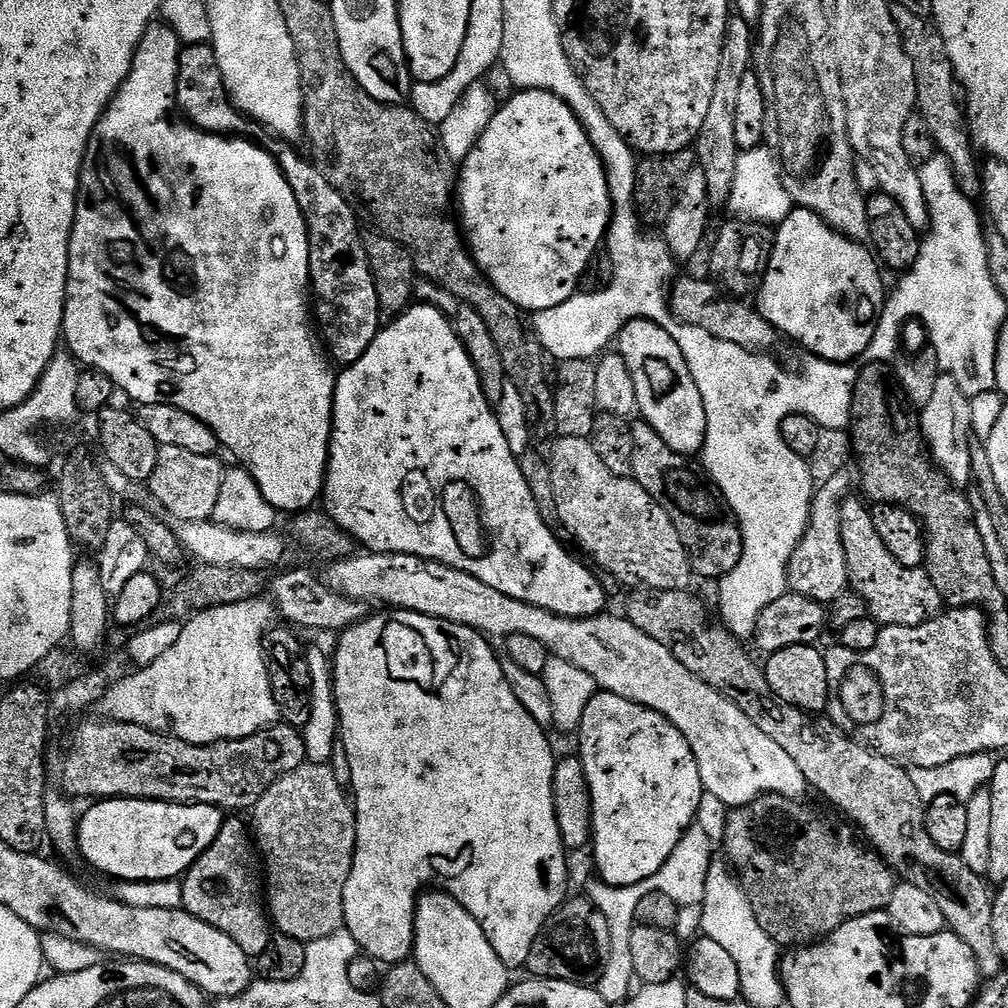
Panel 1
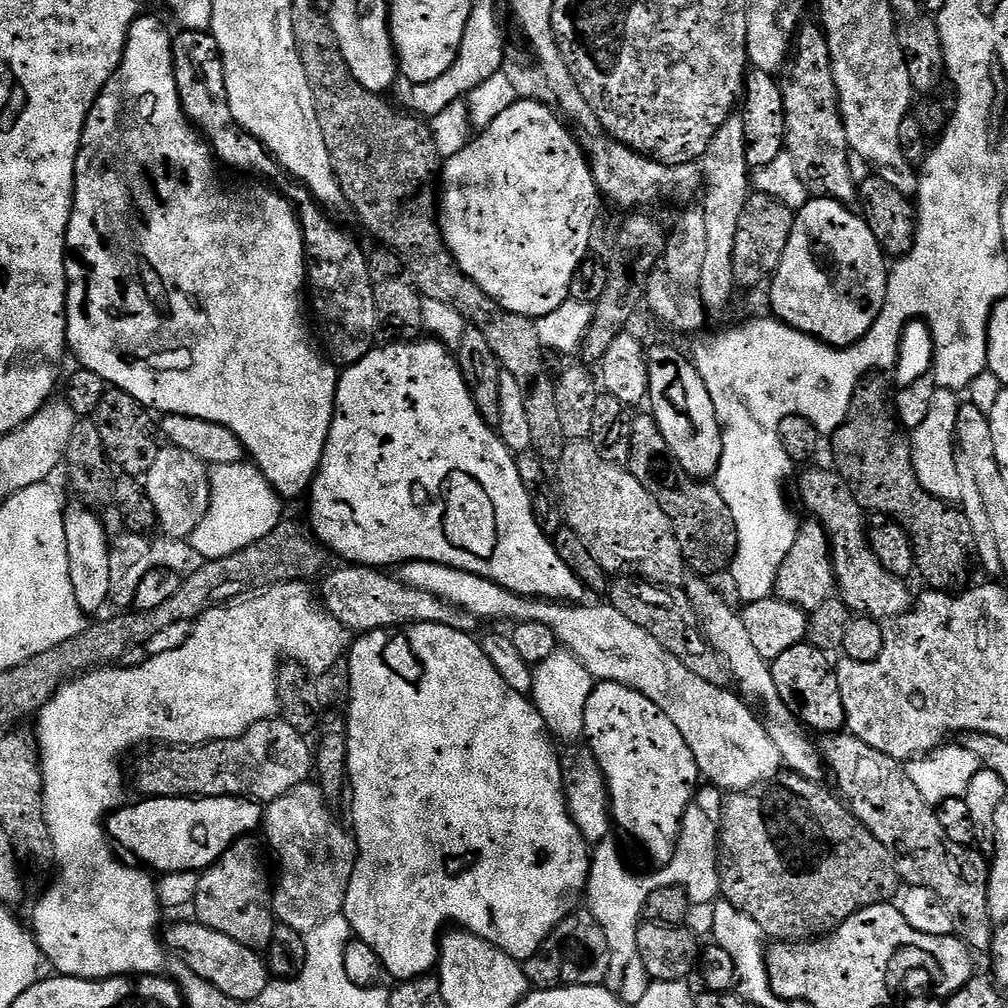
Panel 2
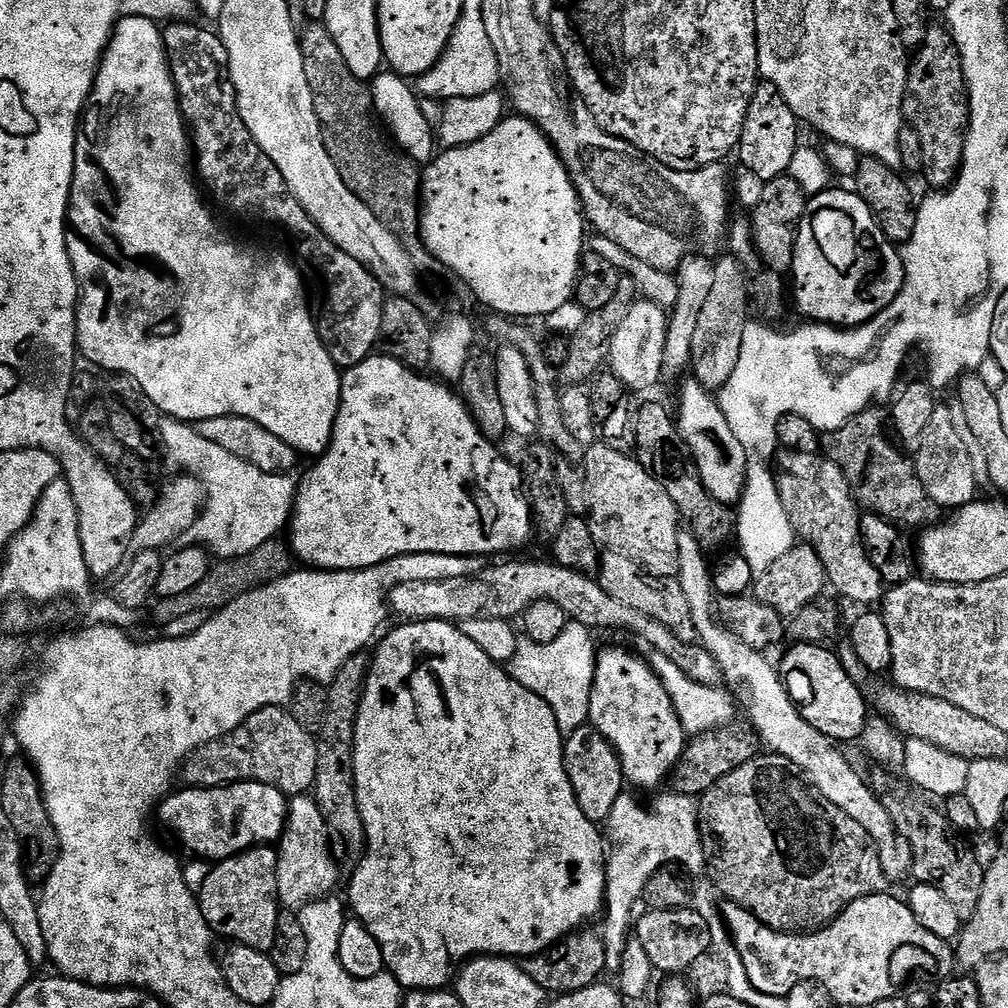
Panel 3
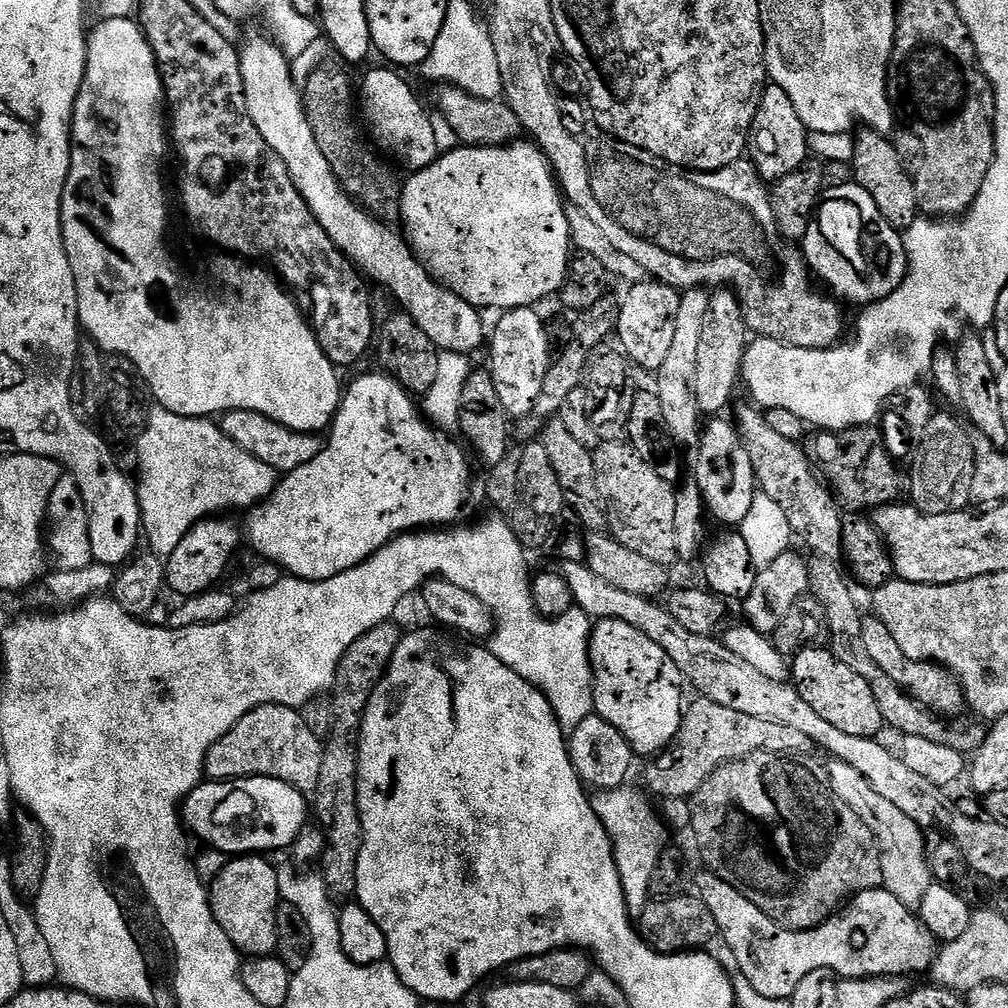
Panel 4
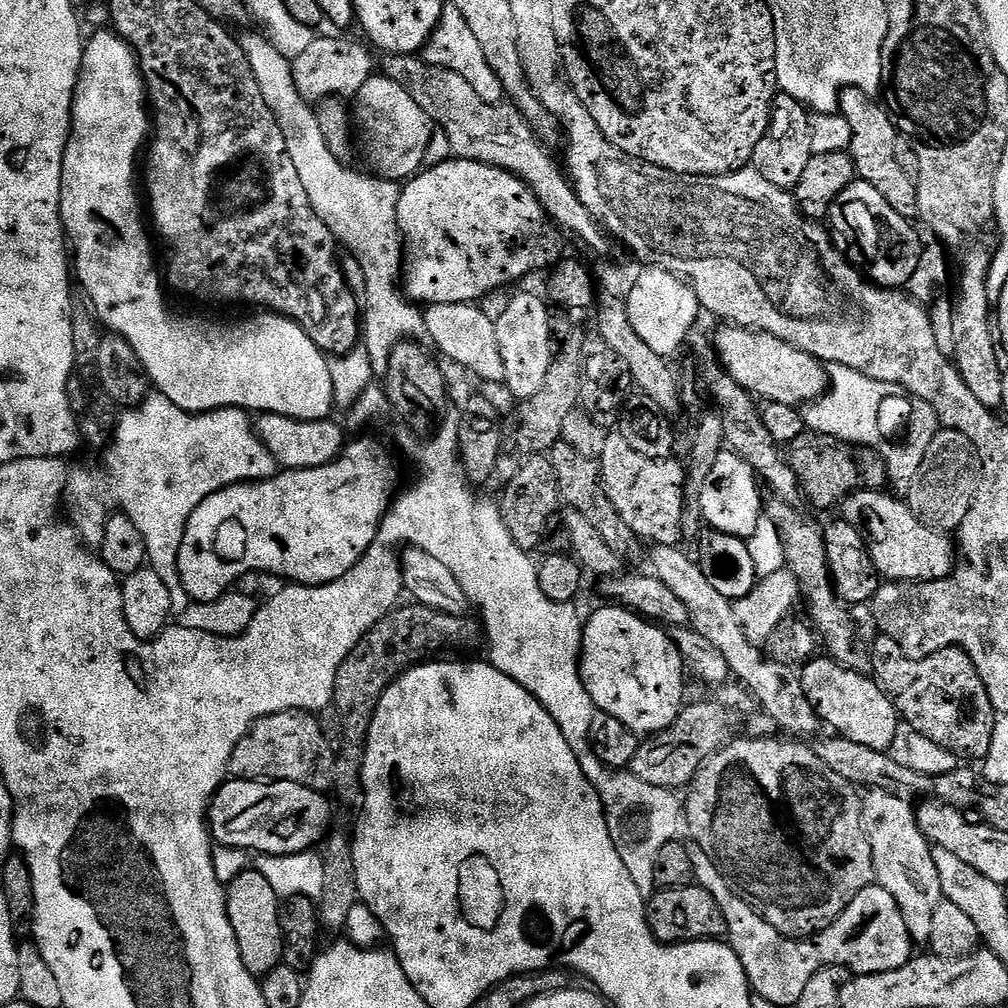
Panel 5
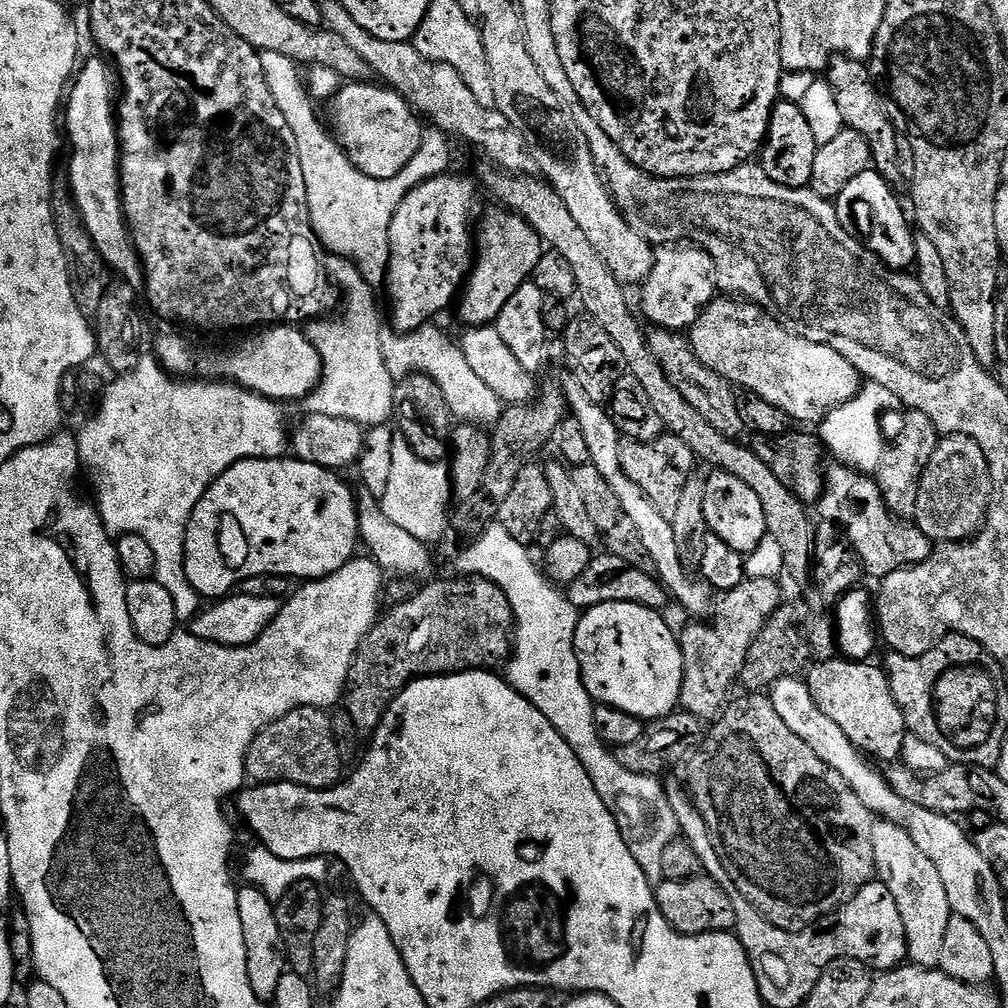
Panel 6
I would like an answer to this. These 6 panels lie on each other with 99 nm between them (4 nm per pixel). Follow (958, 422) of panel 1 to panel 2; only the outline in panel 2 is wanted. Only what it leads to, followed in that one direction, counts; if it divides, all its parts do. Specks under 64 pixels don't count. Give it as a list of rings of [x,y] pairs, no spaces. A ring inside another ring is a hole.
[[[937,388],[922,426],[913,428],[910,432],[912,461],[914,470],[918,474],[918,482],[922,482],[924,489],[934,498],[949,502],[960,502],[966,496],[966,491],[964,491],[966,476],[962,471],[961,461],[958,459],[956,438],[956,419],[962,400],[961,397],[956,396],[959,395],[953,389]],[[960,468],[962,473],[960,473]]]

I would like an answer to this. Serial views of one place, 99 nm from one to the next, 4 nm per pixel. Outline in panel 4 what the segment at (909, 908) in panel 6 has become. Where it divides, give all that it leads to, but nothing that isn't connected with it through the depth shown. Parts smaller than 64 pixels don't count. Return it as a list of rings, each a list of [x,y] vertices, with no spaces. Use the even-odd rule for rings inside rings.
[[[829,759],[827,787],[840,801],[846,802],[854,814],[866,822],[867,828],[874,834],[876,849],[879,850],[879,862],[882,867],[882,886],[893,894],[898,902],[907,908],[919,909],[922,898],[926,896],[934,877],[929,870],[927,858],[927,841],[923,829],[920,829],[912,818],[899,810],[878,794],[854,766],[846,766],[846,762]]]

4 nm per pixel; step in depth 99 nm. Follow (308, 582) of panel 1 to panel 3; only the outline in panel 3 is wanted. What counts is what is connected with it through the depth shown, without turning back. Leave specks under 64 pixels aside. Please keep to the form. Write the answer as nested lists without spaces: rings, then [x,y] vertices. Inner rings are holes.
[[[508,560],[505,564],[496,564],[493,568],[481,567],[480,571],[462,578],[446,578],[430,582],[402,582],[395,584],[388,593],[387,603],[391,611],[396,612],[404,622],[418,620],[446,620],[459,622],[473,620],[479,616],[498,618],[509,622],[523,617],[524,611],[534,602],[549,600],[558,602],[566,610],[569,621],[584,624],[587,628],[625,628],[634,632],[650,644],[655,653],[670,658],[686,675],[699,684],[715,685],[721,679],[716,659],[699,643],[684,644],[662,622],[646,614],[638,614],[631,606],[610,598],[606,590],[593,577],[584,576],[574,570],[566,570],[560,564],[544,560]]]

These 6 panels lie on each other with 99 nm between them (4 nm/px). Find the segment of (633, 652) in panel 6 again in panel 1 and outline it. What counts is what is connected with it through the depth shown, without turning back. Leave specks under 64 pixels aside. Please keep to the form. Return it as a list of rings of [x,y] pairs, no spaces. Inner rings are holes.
[[[603,690],[597,691],[596,696],[590,698],[590,702],[582,714],[582,722],[578,729],[579,736],[580,749],[578,749],[578,755],[586,770],[586,778],[592,795],[592,843],[590,853],[592,852],[593,858],[596,859],[595,875],[612,887],[628,887],[645,882],[646,879],[654,877],[654,874],[658,874],[662,870],[662,866],[666,865],[667,859],[674,853],[683,836],[691,829],[693,824],[697,823],[698,816],[696,815],[700,812],[700,803],[706,800],[702,774],[698,774],[698,762],[690,750],[690,742],[686,742],[684,735],[662,714],[658,714],[638,702],[618,698],[618,694],[610,694]]]

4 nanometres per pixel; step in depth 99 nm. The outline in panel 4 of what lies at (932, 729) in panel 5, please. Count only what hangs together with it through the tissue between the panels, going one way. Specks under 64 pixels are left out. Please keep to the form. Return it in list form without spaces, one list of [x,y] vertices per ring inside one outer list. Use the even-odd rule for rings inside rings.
[[[874,614],[865,615],[861,624],[861,639],[871,660],[879,670],[882,670],[892,682],[900,687],[902,692],[908,693],[921,707],[927,708],[929,712],[935,713],[941,718],[956,718],[960,716],[958,715],[960,711],[965,711],[964,692],[960,689],[959,683],[947,671],[941,670],[931,662],[906,658],[906,654],[902,654],[898,642],[894,642],[890,630],[886,630],[886,626]]]

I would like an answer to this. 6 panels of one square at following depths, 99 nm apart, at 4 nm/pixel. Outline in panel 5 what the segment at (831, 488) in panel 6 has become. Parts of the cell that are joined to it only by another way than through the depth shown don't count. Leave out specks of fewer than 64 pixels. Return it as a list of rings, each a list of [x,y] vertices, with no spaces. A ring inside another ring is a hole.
[[[861,490],[850,493],[842,501],[842,518],[862,534],[868,543],[870,558],[874,558],[876,572],[888,582],[915,582],[917,580],[944,580],[954,567],[954,544],[947,535],[926,526],[908,509],[907,503],[884,490]]]

